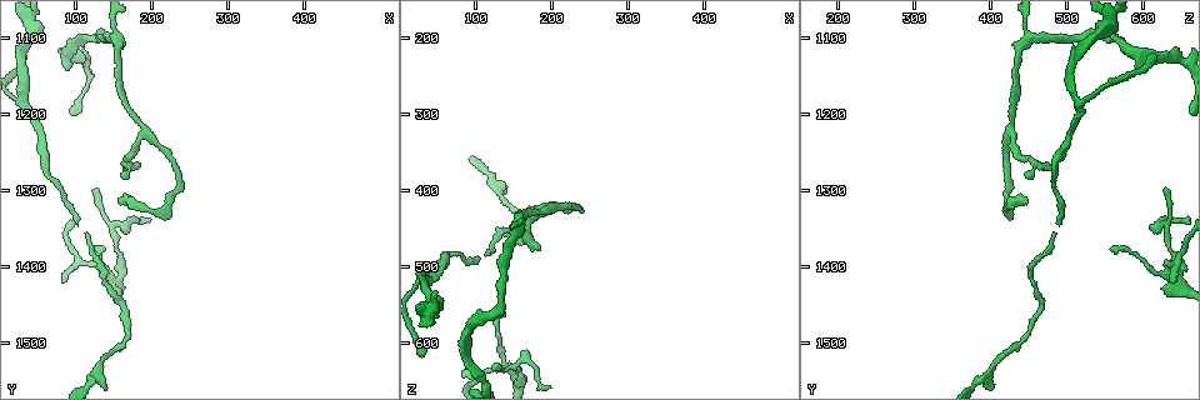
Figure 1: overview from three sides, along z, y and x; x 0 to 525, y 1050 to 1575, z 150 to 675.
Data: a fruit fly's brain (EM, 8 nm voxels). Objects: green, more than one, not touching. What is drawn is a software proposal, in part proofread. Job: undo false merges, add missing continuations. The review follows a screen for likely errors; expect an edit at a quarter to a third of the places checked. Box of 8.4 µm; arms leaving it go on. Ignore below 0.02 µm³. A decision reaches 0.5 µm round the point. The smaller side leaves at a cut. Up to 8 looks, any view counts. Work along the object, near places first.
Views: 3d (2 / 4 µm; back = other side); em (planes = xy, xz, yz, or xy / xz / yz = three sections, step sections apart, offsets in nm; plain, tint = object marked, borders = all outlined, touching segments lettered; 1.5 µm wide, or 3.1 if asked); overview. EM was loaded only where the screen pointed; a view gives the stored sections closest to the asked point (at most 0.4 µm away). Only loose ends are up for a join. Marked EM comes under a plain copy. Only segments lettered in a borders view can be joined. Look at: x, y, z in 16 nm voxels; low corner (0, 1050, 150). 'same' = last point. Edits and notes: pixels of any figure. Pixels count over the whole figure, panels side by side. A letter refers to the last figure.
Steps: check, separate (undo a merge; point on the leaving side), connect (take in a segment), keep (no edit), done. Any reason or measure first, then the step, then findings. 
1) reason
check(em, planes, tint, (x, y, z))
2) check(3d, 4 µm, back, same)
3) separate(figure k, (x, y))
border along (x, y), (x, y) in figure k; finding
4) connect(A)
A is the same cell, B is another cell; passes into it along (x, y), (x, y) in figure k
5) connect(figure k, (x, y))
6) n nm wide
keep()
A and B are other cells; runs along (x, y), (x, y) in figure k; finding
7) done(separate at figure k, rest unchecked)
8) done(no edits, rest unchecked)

a narrow waist
check(3d, 4 µm, (155, 1370, 635))

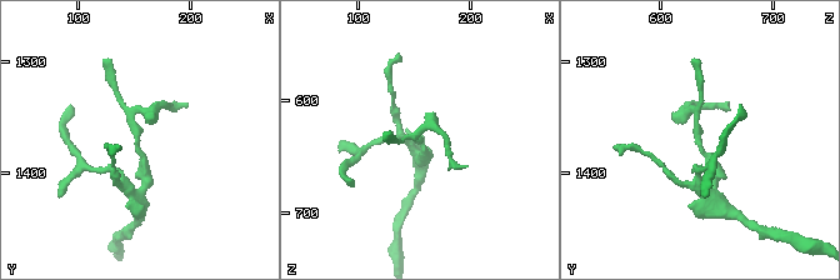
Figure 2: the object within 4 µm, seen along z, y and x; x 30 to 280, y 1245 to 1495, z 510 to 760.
need the tissue
check(em, xz, step 4, tint, (156, 1372, 634))

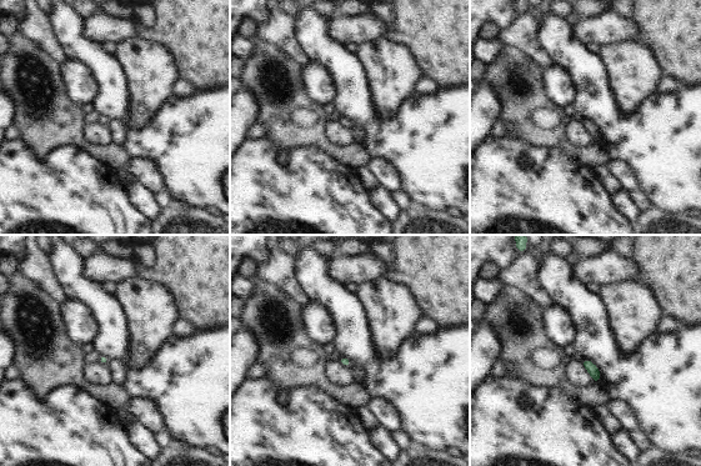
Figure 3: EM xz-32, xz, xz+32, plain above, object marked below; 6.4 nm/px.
check(em, planes, borders, same)

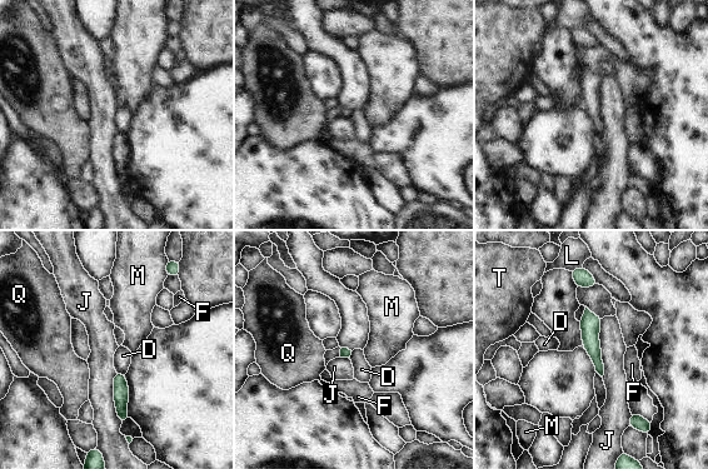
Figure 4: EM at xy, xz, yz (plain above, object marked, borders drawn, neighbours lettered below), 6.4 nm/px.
keep()
D, F, J, L, M, Q and T are other cells; runs along (587, 313), (591, 343), (601, 370) in figure 4; all the same cell

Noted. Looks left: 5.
an open end
check(3d, 4 µm, (105, 1350, 490))

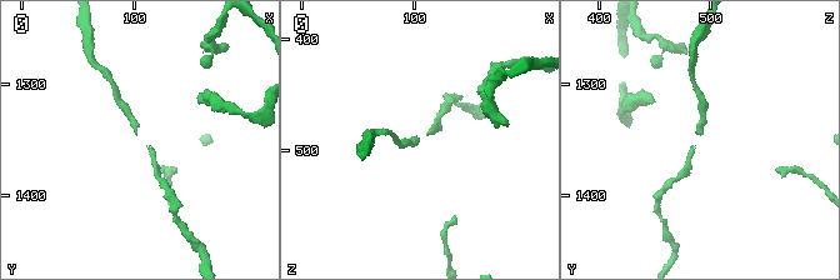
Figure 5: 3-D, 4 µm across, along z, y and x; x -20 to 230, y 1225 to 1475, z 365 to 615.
check(em, xy, step 4, tint, (104, 1344, 490))

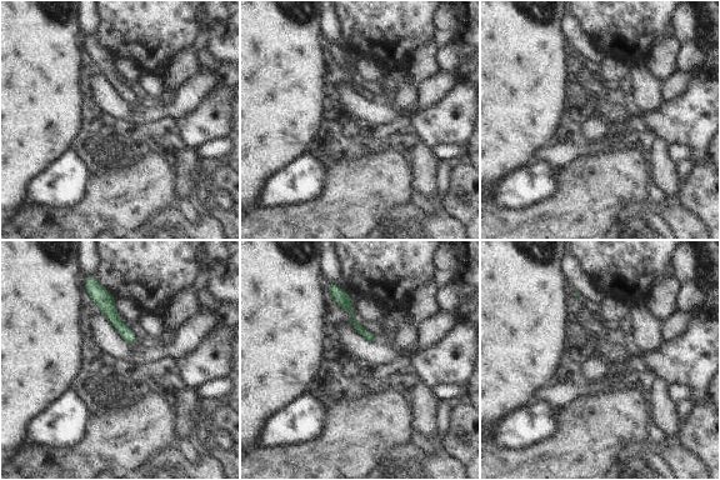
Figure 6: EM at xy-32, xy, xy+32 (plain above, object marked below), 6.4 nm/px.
check(em, planes, borders, same)

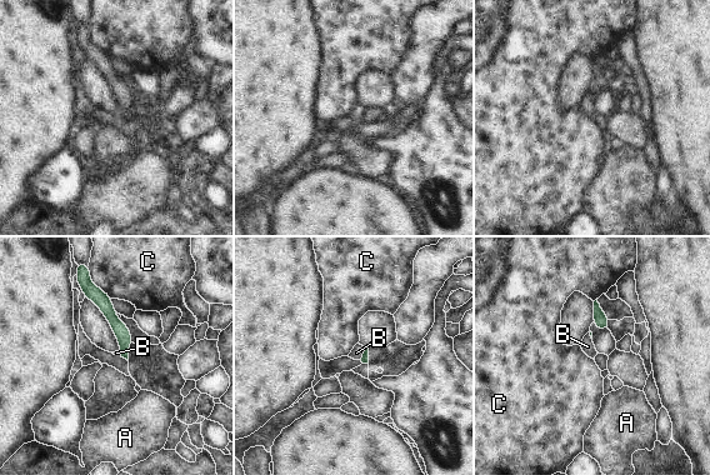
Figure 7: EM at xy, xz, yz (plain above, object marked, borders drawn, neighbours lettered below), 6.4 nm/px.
C touches over 180 nm
keep()
A, B and C are other cells; runs along (95, 291), (124, 336), (125, 354) in figure 7; none of them fits

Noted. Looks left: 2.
branch point
check(em, planes, borders, (190, 1225, 430))

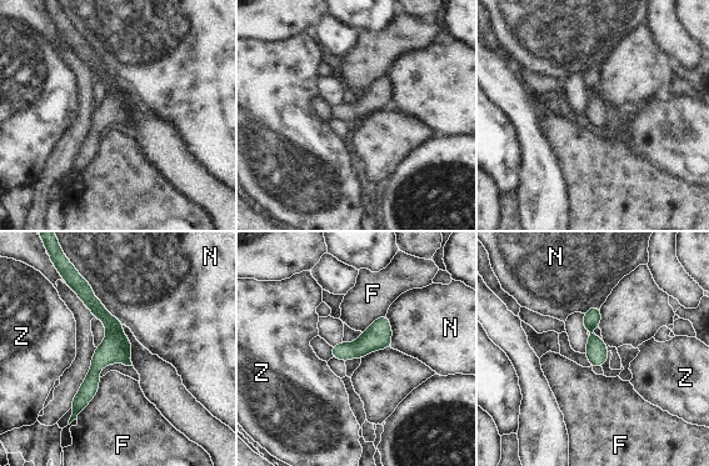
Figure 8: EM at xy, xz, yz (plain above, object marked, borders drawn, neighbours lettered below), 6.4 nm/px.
140 nm wide
keep()
F, N and Z are other cells; border along (76, 269), (105, 309), (123, 324) in figure 8; all the same cell

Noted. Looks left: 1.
done(no edits, rest unchecked)

